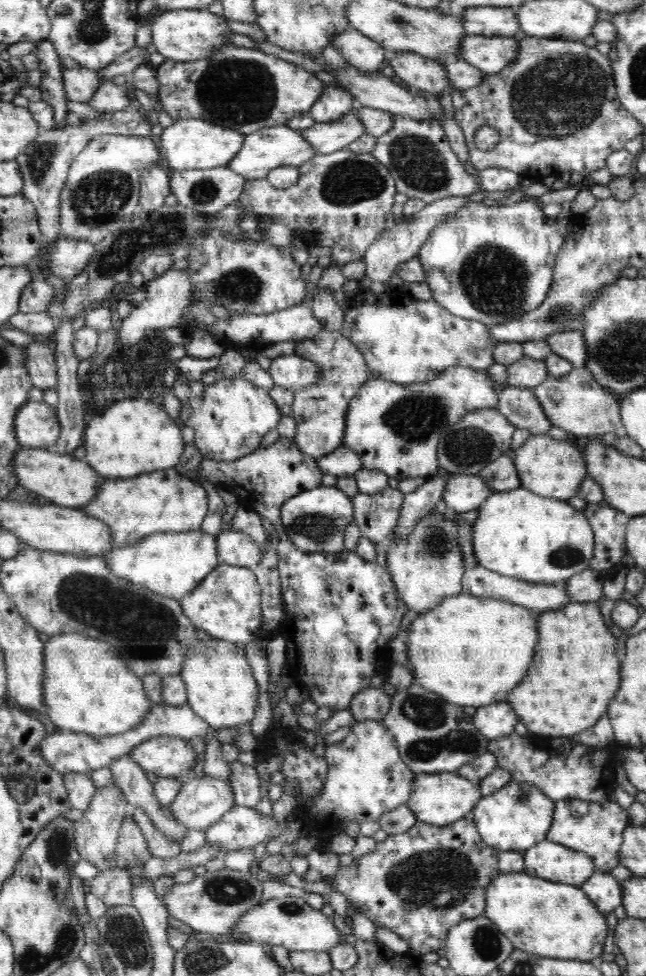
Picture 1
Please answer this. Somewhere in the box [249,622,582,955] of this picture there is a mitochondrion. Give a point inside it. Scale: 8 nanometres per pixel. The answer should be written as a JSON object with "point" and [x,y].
{"point":[434,880]}

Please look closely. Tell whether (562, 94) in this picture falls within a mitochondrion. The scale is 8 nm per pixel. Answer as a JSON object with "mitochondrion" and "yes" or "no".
{"mitochondrion":"yes"}

